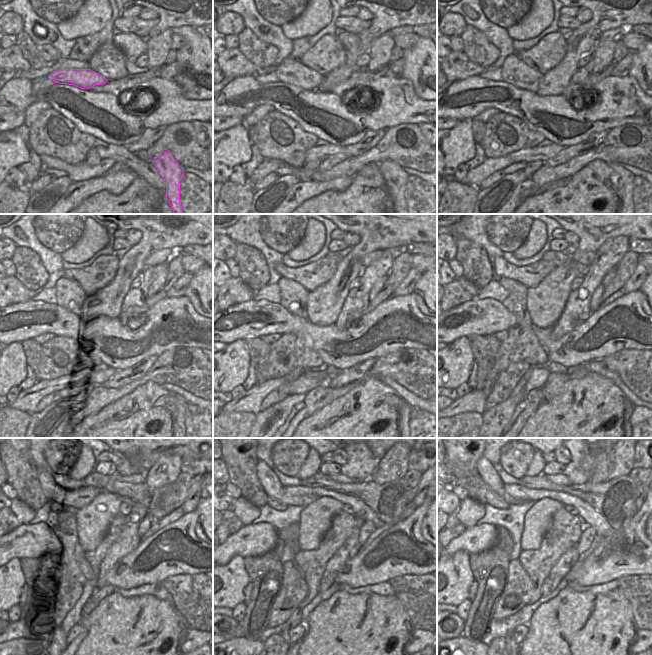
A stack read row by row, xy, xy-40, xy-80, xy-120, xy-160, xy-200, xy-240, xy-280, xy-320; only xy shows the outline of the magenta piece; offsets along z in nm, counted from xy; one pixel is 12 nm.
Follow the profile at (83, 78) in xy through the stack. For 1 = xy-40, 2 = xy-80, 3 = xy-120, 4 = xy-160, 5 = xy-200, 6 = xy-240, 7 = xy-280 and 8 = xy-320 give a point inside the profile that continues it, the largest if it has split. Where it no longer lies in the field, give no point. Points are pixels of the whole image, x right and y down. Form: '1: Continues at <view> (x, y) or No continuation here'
1: Continues at xy-40 (291, 71)
2: Continues at xy-80 (515, 71)
3: Continues at xy-120 (69, 296)
4: Continues at xy-160 (293, 296)
5: Continues at xy-200 (516, 302)
6: Continues at xy-240 (67, 530)
7: Continues at xy-280 (289, 534)
8: Continues at xy-320 (492, 498).

